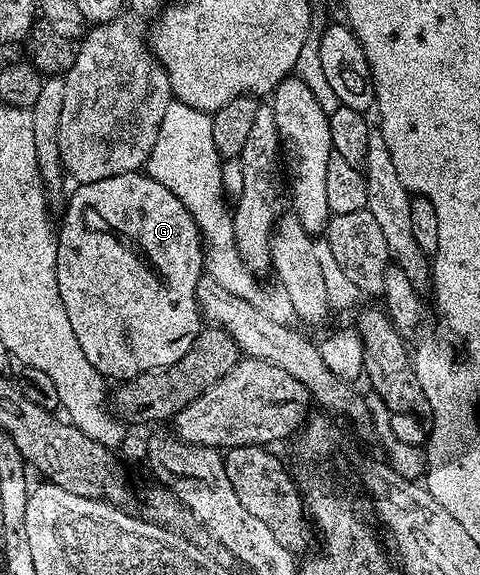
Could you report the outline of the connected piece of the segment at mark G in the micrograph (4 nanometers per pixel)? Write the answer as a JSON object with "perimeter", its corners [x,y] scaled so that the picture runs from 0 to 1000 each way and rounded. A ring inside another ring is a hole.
{"perimeter":[[[285,297],[238,304],[229,311],[204,311],[204,318],[160,320],[142,358],[133,363],[133,379],[121,384],[115,400],[117,416],[117,477],[121,478],[121,513],[129,513],[129,534],[138,534],[138,548],[146,548],[146,569],[154,569],[154,590],[163,590],[163,603],[171,603],[171,617],[179,617],[185,631],[221,659],[238,659],[248,666],[267,663],[273,656],[285,656],[298,649],[317,649],[325,642],[344,642],[388,610],[404,597],[404,590],[417,581],[421,553],[417,550],[417,520],[408,508],[419,482],[429,475],[429,452],[425,437],[427,421],[417,417],[417,403],[388,360],[379,360],[379,346],[363,339],[338,318],[329,318],[306,299]]]}

